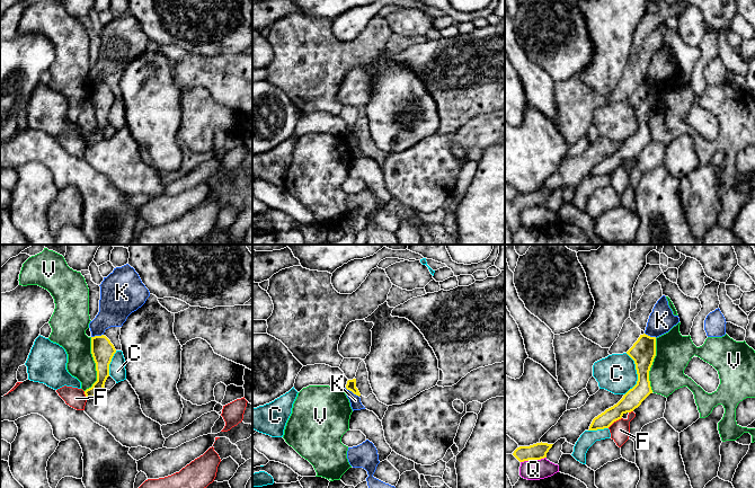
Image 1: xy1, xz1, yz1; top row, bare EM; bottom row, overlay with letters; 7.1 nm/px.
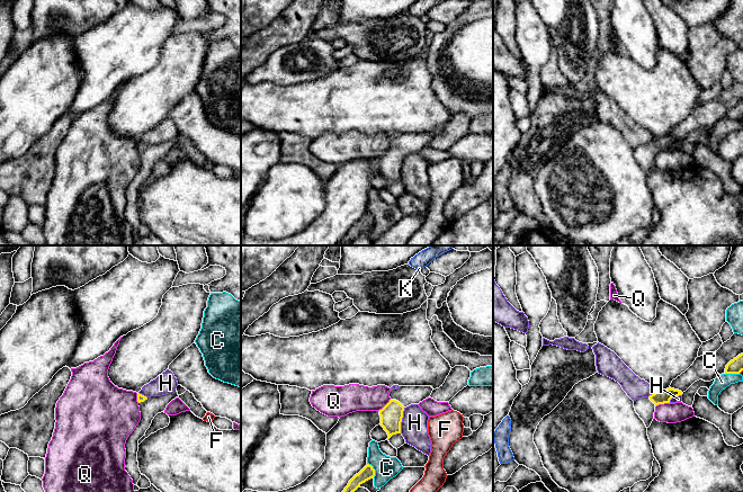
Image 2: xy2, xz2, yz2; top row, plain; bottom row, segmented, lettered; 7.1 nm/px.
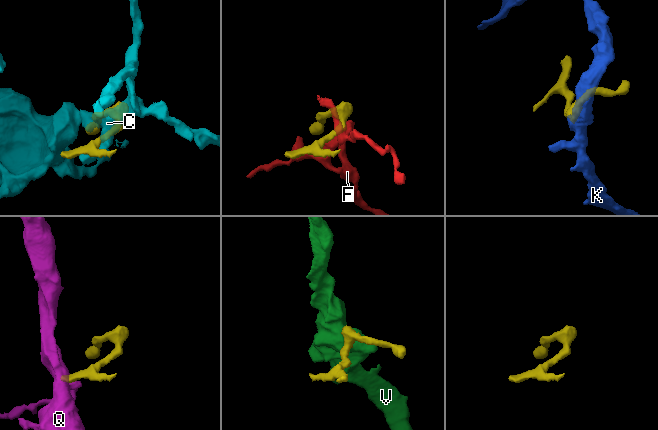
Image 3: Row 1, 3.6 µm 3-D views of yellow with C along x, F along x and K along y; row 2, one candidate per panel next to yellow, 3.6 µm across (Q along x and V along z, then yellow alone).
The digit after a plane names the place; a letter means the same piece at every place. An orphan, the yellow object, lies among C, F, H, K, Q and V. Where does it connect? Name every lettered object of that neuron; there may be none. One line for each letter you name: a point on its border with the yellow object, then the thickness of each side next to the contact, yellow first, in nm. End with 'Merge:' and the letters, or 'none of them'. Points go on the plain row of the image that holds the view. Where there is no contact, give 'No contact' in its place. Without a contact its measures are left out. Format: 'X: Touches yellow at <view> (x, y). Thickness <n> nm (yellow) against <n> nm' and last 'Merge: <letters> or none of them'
Merge: none of them

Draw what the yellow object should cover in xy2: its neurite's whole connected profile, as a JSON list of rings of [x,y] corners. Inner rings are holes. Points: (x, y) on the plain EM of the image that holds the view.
[[[177,136],[173,140],[161,144],[146,145],[140,141],[137,142],[141,168],[125,191],[125,218],[133,227],[134,233],[137,232],[142,223],[137,209],[138,188],[145,182],[154,164],[158,161],[164,160],[167,153],[176,145],[179,145]]]

